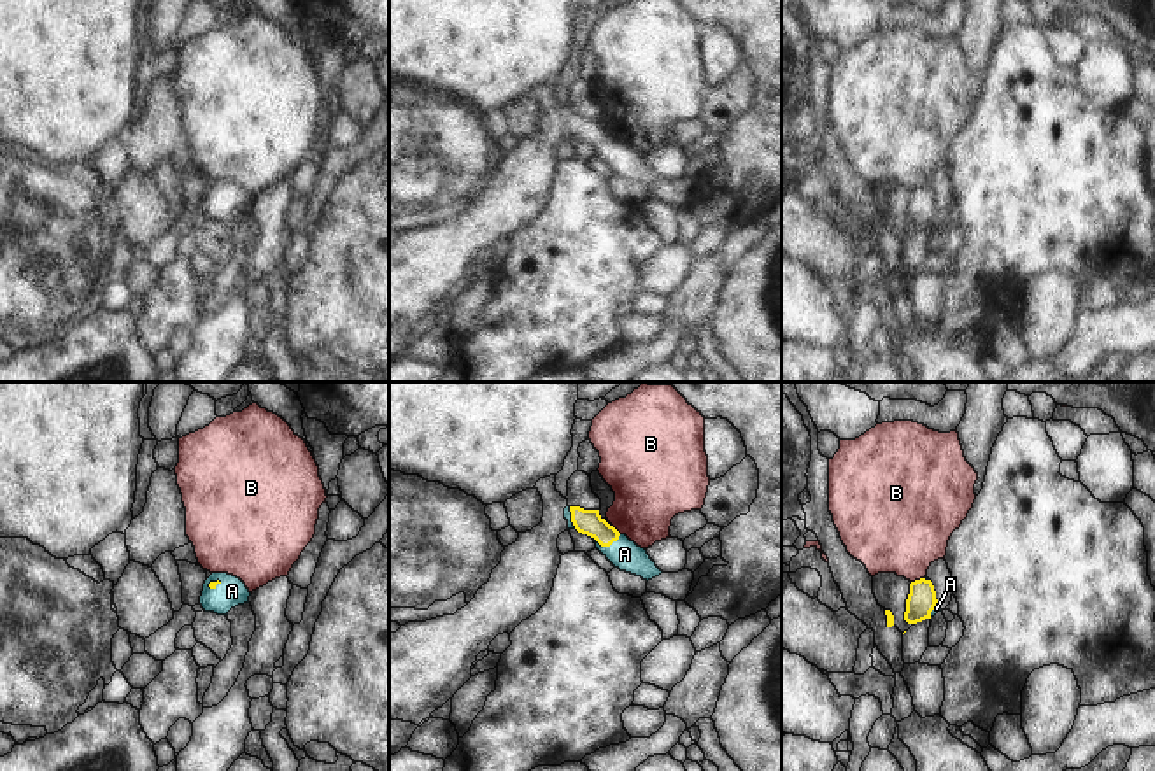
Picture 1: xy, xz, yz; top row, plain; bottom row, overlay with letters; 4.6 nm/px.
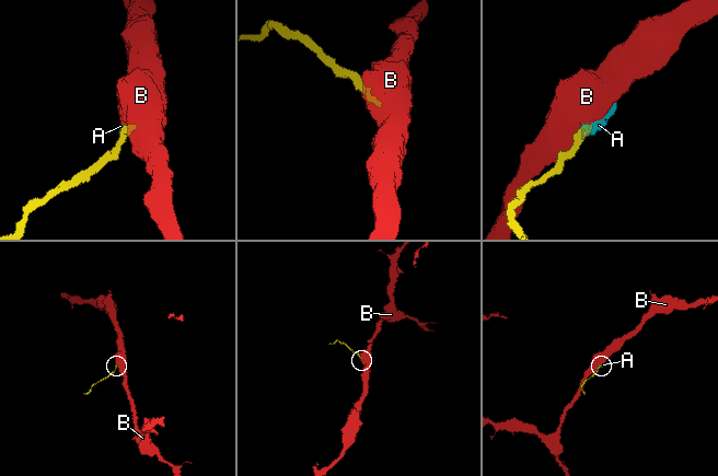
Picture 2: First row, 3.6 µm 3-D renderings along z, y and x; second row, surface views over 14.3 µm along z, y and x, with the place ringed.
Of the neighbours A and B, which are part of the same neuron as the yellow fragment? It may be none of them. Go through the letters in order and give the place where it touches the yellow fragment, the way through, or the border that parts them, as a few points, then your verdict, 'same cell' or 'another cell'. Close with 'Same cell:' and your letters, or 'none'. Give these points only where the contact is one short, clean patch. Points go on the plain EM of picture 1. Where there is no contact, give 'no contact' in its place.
A: contact xz (605, 153); way xz (589, 130), (605, 153), (614, 153), (624, 162); same cell
B: contact yz (917, 188); border yz (924, 184), (912, 190); another cell
Same cell: A

